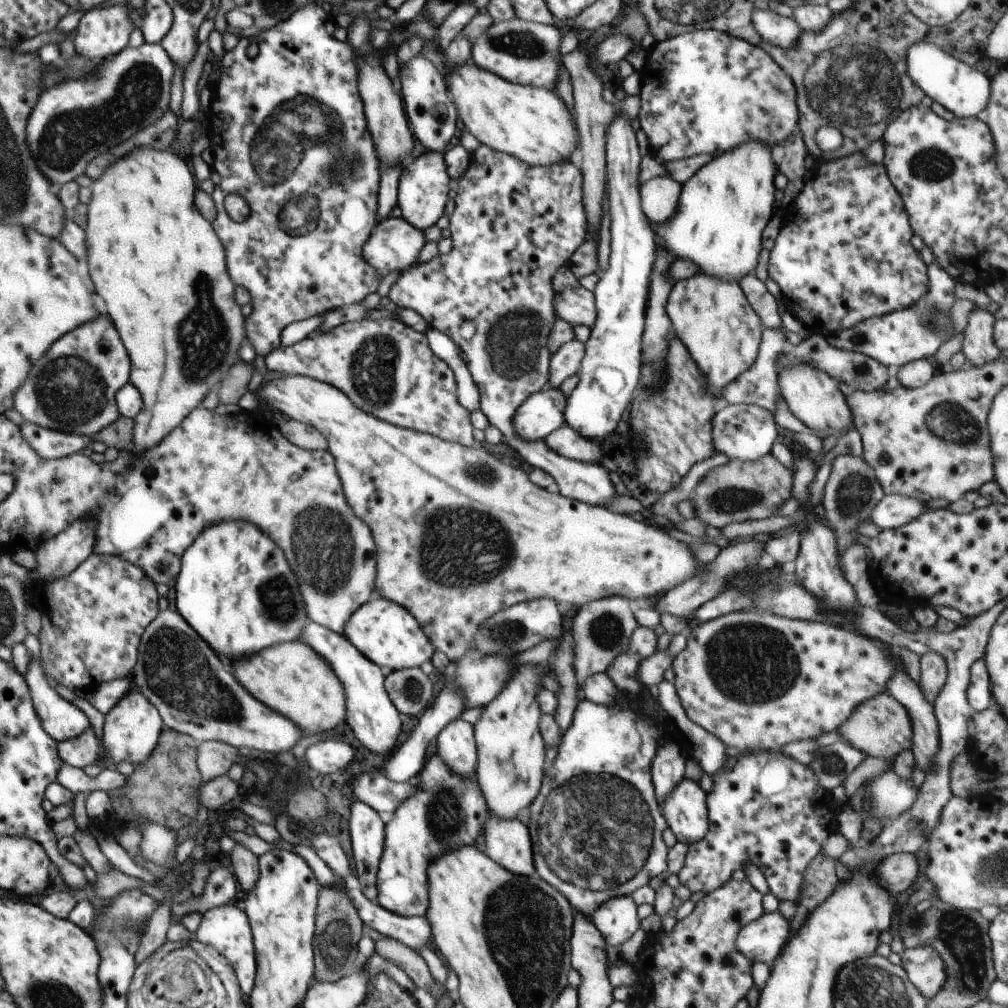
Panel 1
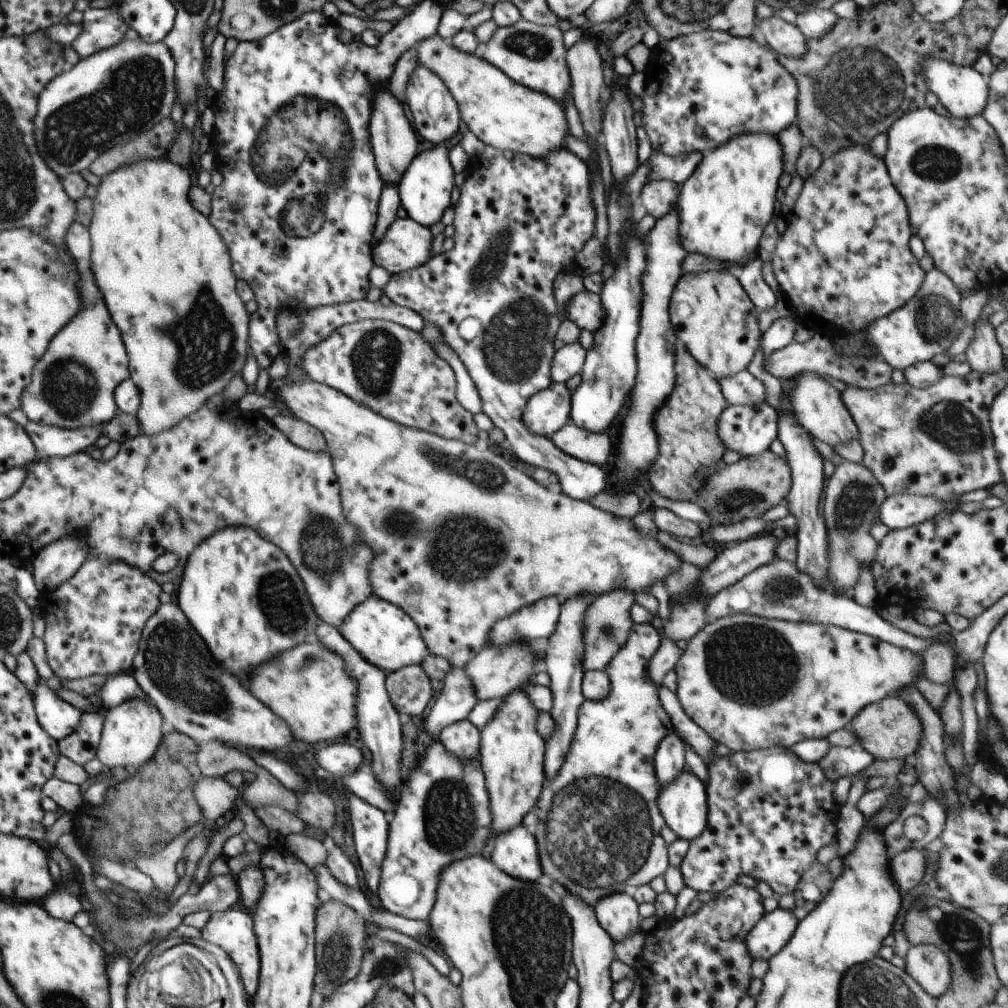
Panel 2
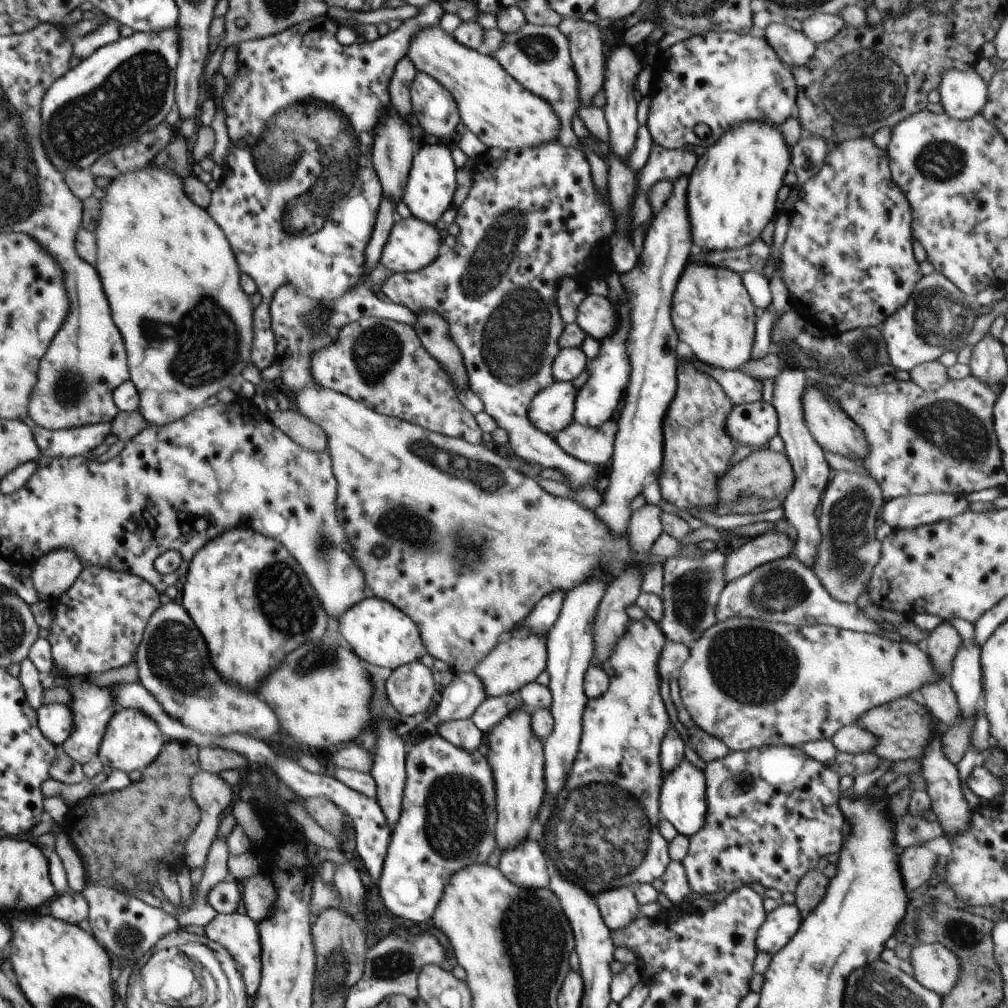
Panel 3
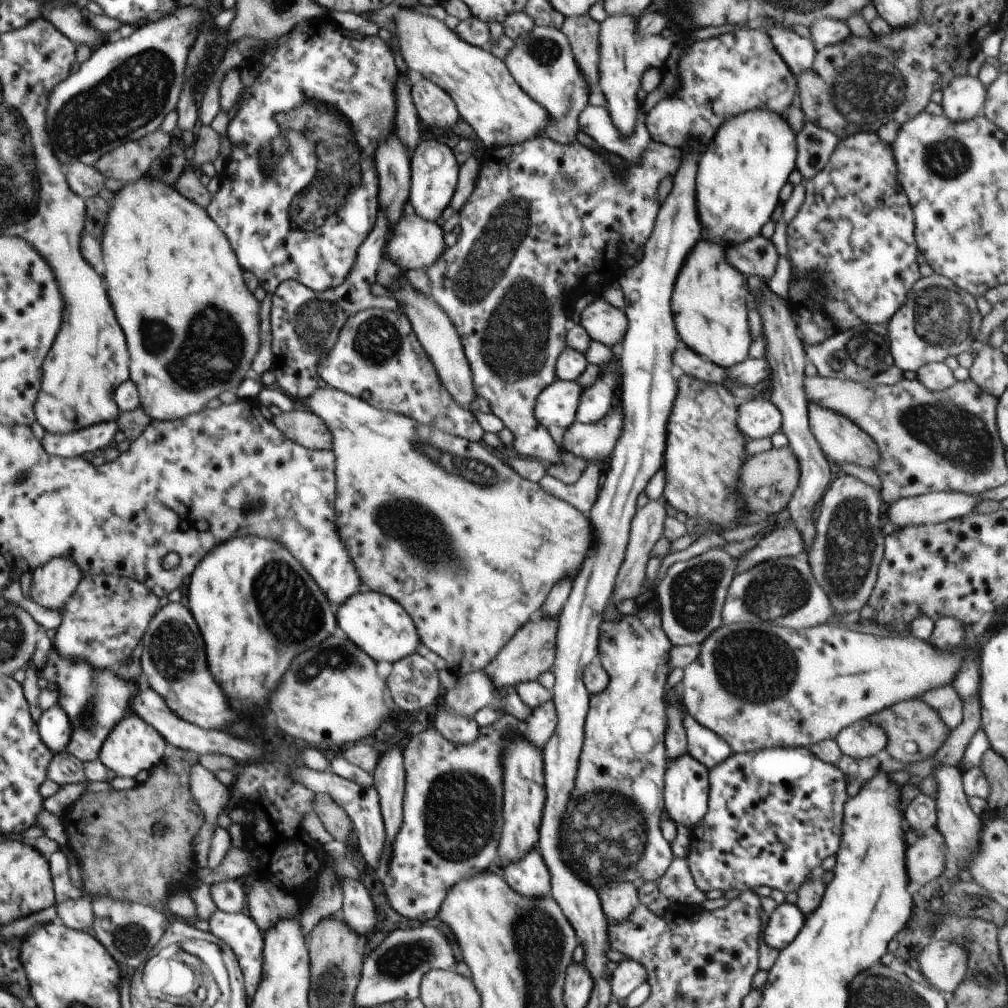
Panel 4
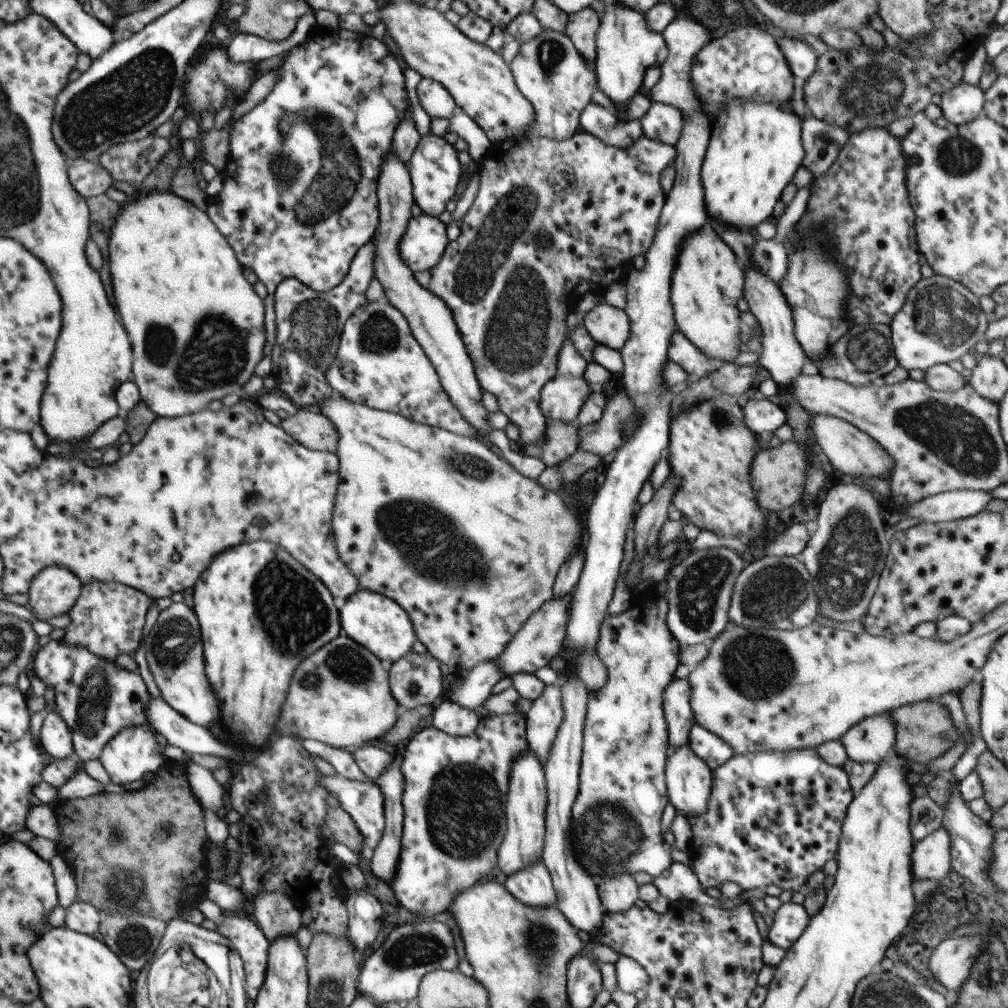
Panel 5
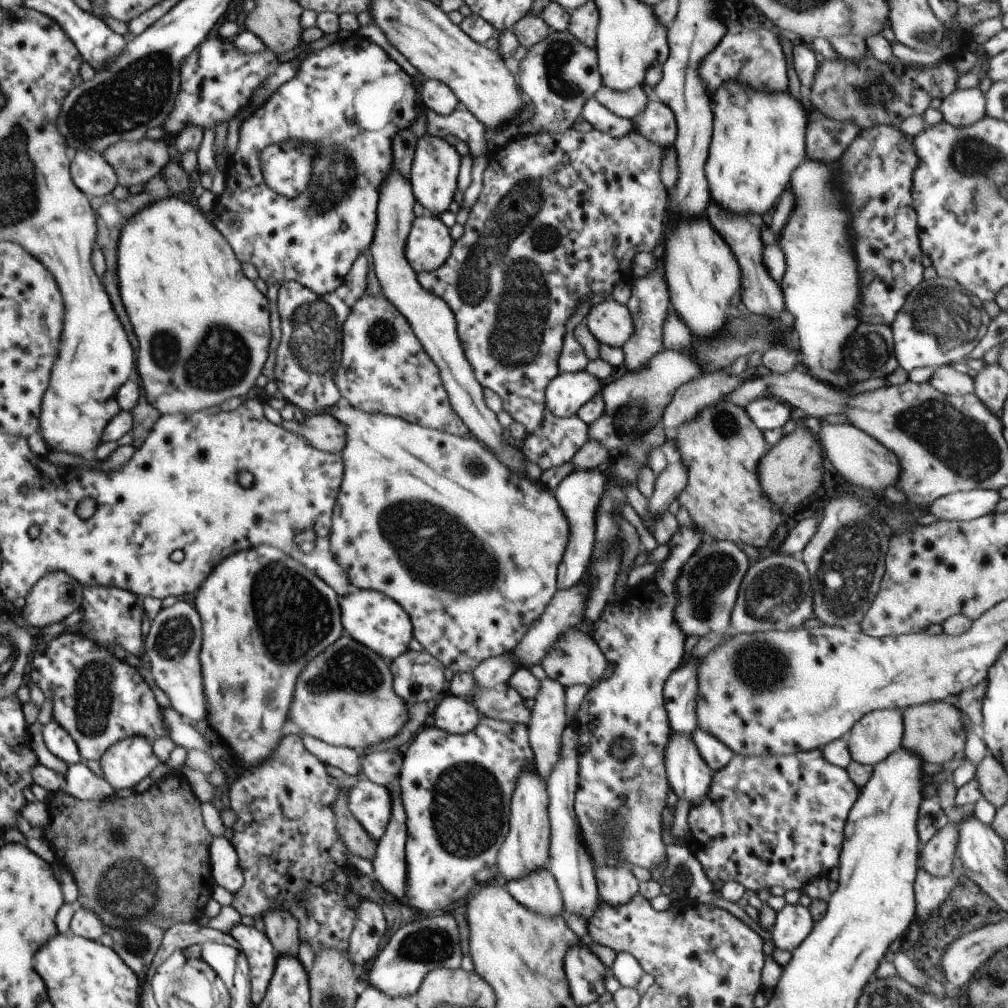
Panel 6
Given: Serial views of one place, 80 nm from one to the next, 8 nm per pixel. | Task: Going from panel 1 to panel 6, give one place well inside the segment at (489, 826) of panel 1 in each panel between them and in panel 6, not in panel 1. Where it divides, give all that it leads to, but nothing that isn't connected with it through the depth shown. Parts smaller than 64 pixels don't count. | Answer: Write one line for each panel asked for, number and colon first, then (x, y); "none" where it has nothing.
2: (516, 853)
3: (526, 865)
4: (530, 877)
5: (533, 886)
6: (539, 893)

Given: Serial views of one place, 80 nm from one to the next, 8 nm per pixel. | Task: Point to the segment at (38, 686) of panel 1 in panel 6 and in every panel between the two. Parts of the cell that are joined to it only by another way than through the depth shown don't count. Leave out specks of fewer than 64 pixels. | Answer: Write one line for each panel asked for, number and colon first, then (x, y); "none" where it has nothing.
2: (59, 718)
3: (56, 720)
4: (55, 727)
5: (56, 739)
6: (61, 744)

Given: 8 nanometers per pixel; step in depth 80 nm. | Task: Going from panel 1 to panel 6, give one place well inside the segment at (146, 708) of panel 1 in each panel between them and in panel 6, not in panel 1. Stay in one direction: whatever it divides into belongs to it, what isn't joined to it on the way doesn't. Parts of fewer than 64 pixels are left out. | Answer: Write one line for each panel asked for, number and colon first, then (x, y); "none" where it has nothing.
2: (132, 732)
3: (132, 741)
4: (133, 746)
5: (134, 751)
6: (130, 760)

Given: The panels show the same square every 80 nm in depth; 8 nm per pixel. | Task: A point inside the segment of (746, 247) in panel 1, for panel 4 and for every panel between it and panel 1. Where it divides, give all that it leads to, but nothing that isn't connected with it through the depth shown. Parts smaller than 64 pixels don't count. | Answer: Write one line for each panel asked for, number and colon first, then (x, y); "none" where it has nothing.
2: (724, 206)
3: (731, 196)
4: (740, 174)

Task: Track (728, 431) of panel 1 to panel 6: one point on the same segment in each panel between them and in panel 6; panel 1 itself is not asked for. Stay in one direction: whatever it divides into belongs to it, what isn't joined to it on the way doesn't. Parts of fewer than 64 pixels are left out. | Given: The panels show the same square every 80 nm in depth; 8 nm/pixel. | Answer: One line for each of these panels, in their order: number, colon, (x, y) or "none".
2: (748, 429)
3: (754, 424)
4: (759, 417)
5: (761, 415)
6: (767, 413)

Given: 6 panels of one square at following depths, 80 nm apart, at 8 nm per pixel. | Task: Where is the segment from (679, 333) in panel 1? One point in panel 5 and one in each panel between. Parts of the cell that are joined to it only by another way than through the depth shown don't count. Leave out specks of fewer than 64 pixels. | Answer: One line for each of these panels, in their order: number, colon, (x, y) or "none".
2: (711, 313)
3: (712, 312)
4: (711, 299)
5: (707, 283)

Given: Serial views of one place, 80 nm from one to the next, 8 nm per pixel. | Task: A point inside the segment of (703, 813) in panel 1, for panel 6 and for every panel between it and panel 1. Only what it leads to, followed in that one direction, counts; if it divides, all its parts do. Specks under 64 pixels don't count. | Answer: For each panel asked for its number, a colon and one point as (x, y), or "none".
2: (683, 802)
3: (682, 800)
4: (686, 787)
5: (688, 778)
6: (689, 775)

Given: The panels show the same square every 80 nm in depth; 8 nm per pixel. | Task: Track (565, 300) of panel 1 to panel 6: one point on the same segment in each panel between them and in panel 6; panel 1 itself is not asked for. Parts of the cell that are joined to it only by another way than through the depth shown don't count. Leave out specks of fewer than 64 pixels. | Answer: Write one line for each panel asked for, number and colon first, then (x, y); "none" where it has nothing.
2: (585, 309)
3: (596, 314)
4: (605, 323)
5: (608, 325)
6: (610, 322)

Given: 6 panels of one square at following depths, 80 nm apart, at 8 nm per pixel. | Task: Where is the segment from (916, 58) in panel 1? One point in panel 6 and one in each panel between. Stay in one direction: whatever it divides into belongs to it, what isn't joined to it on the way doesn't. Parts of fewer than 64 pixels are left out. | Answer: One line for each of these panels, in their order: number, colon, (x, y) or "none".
2: (963, 91)
3: (963, 94)
4: (964, 98)
5: (961, 105)
6: (962, 108)

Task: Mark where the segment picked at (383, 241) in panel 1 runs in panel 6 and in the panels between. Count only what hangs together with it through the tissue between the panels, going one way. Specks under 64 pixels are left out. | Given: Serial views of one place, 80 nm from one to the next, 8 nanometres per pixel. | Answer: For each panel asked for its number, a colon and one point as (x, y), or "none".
2: (406, 245)
3: (413, 244)
4: (416, 242)
5: (424, 242)
6: (429, 244)

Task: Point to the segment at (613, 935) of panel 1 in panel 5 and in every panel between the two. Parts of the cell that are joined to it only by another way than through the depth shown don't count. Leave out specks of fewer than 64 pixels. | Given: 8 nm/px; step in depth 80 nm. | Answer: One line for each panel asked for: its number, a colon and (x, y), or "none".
2: (618, 913)
3: (618, 906)
4: (618, 899)
5: (617, 892)

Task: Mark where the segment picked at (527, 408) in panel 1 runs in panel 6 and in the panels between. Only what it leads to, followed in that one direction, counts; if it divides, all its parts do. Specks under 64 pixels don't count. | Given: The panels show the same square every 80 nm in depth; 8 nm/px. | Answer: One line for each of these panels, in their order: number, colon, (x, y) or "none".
2: (546, 412)
3: (551, 410)
4: (557, 404)
5: (561, 399)
6: (565, 394)

